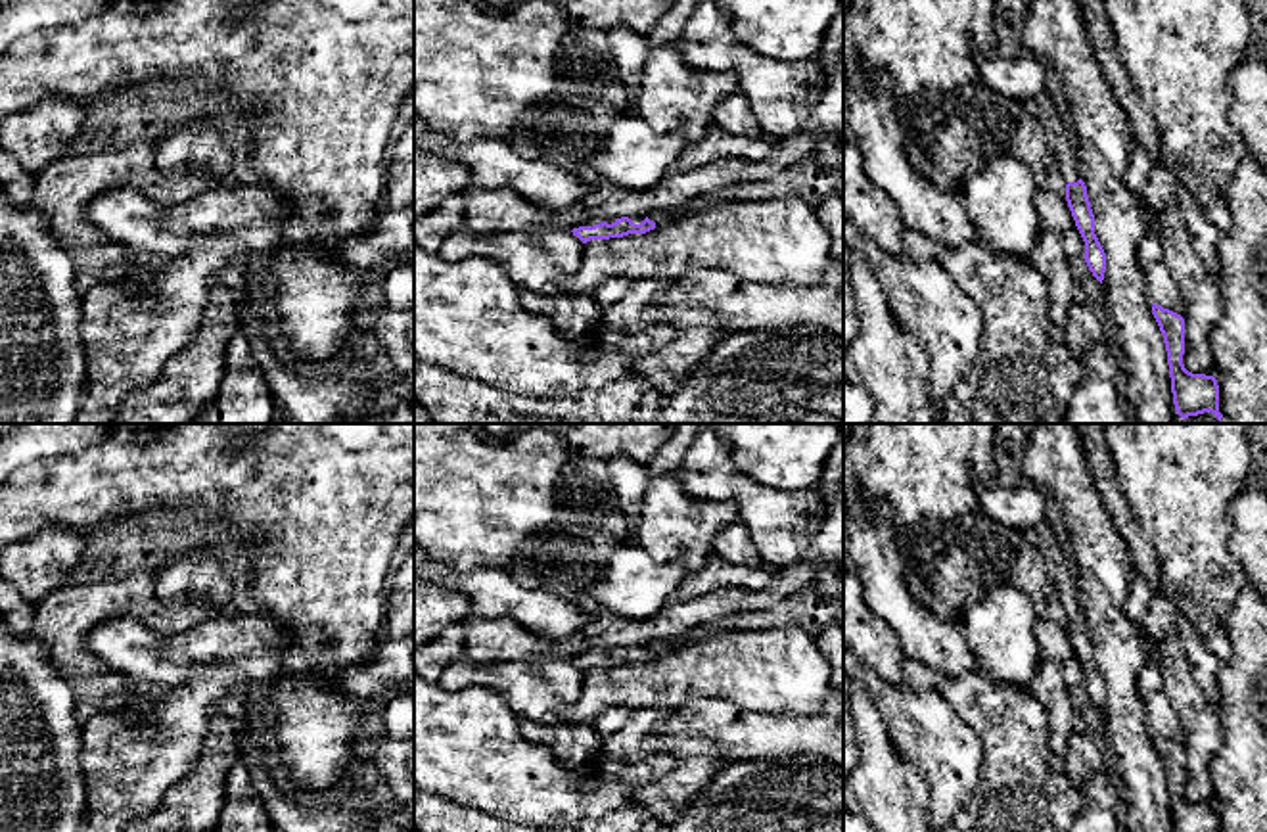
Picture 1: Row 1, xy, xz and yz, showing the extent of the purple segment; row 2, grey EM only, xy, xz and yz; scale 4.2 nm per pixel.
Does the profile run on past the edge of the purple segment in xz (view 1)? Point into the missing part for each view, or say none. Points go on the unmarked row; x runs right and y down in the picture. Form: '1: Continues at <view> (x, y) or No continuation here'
1: Continues at xz (637, 648)

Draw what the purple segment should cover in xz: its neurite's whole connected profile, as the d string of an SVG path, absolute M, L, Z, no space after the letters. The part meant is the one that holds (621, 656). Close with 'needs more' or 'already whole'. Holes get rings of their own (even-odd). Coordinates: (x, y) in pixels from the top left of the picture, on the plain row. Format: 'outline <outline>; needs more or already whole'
outline M631 644L615 650L590 648L583 656L573 658L573 665L577 665L583 673L590 669L610 669L623 667L629 663L646 663L656 658L656 652L646 644Z; needs more

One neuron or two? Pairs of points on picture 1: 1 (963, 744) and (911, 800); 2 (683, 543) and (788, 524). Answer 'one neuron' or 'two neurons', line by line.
1: two neurons
2: two neurons

